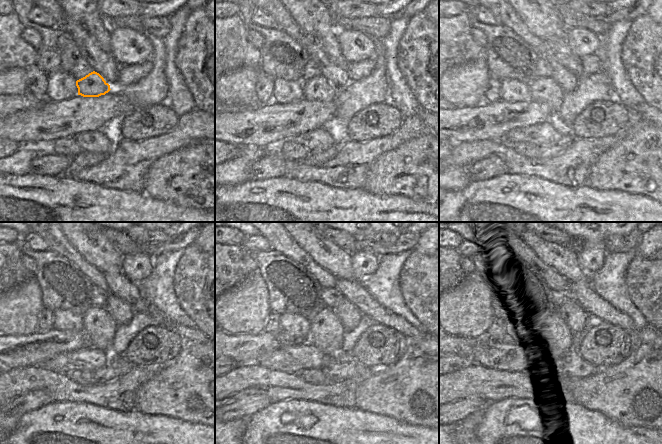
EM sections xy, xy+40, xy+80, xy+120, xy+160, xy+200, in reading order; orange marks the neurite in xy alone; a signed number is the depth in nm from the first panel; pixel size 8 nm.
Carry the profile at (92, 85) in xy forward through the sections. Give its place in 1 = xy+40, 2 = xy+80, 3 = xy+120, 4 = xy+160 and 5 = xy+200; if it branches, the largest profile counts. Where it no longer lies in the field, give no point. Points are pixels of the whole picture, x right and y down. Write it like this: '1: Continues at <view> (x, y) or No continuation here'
1: Continues at xy+40 (318, 88)
2: Continues at xy+80 (545, 90)
3: Continues at xy+120 (100, 326)
4: Continues at xy+160 (326, 331)
5: Continues at xy+200 (551, 341)

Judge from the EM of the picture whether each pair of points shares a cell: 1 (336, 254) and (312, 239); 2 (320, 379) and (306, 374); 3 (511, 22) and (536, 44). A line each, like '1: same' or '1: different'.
1: same
2: same
3: same

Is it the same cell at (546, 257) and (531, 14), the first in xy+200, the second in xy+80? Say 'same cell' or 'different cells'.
same cell

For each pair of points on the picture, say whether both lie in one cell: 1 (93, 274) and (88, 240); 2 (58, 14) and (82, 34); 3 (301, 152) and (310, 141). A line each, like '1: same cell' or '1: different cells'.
1: different cells
2: different cells
3: different cells

